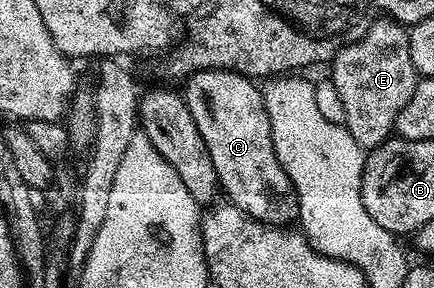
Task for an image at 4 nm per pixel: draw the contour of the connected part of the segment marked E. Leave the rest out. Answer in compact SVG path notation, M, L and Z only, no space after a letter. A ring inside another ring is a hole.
M386 17L376 19L375 24L365 33L365 37L361 37L358 43L350 43L348 47L342 47L335 54L335 58L330 60L329 68L331 67L331 75L329 75L329 81L335 86L337 93L341 97L341 105L345 105L345 126L347 132L353 137L353 141L357 141L357 145L361 145L365 149L380 147L386 139L392 138L397 117L401 113L401 109L405 109L405 105L409 105L409 97L413 97L413 93L415 92L417 76L413 69L413 56L409 54L409 37L407 36L407 32L408 28L404 24L397 23L393 19Z

